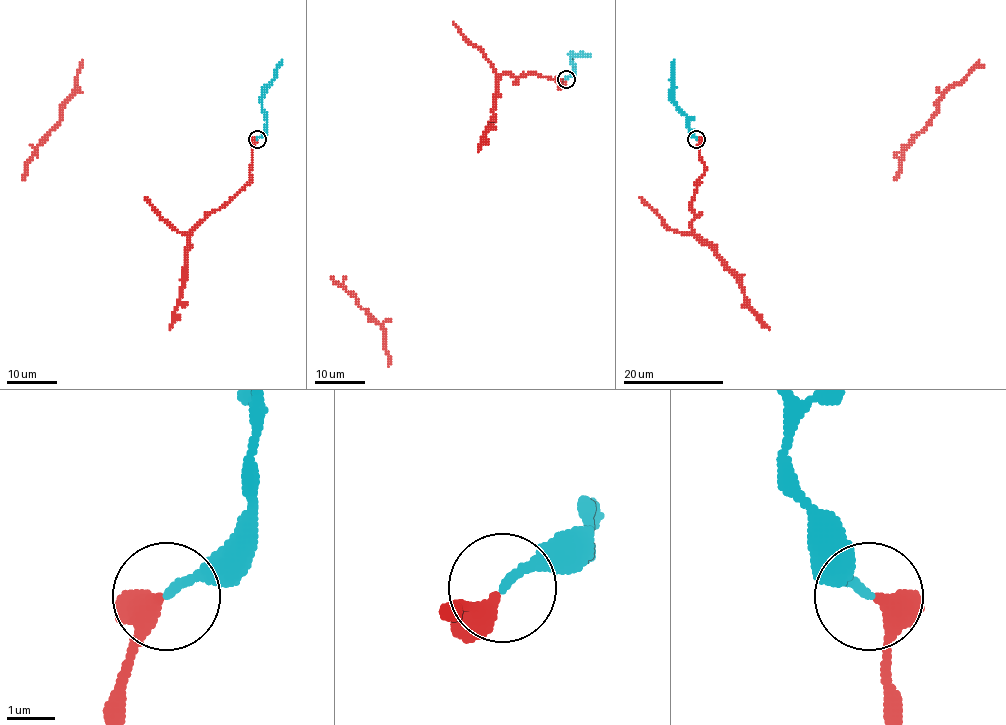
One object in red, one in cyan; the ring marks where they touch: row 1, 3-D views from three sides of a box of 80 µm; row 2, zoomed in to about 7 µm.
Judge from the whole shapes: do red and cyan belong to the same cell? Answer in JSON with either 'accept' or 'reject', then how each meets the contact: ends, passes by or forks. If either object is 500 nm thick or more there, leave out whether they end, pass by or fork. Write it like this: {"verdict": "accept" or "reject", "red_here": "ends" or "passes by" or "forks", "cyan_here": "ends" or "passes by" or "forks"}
{"verdict": "accept", "red_here": "passes by", "cyan_here": "ends"}

